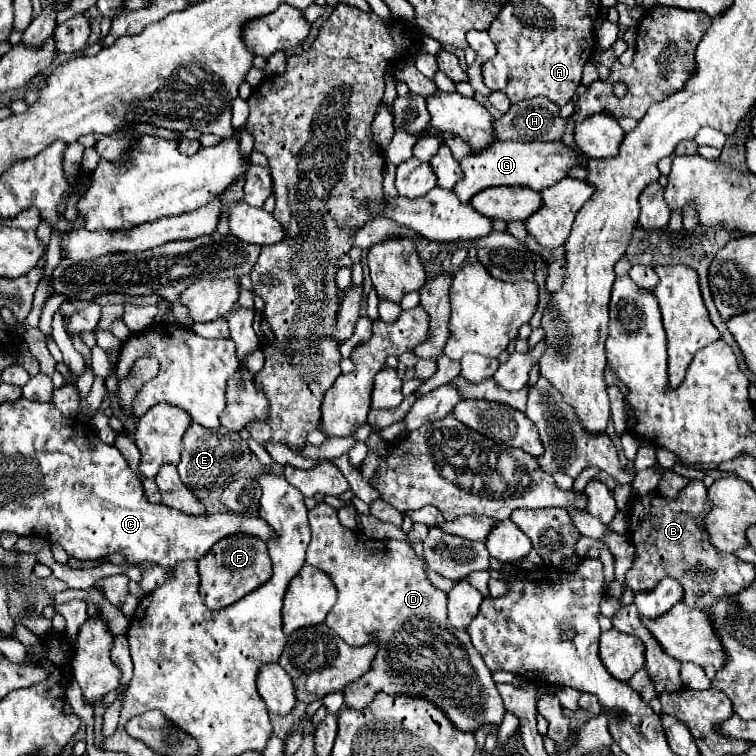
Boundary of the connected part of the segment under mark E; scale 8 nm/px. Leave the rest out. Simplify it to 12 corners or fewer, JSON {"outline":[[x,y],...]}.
{"outline":[[192,424],[178,474],[196,496],[224,488],[250,460],[236,432]]}

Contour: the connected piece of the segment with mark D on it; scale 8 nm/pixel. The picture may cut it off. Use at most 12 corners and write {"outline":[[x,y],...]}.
{"outline":[[310,510],[306,564],[338,588],[326,624],[378,638],[344,688],[416,694],[476,732],[506,710],[412,544]]}

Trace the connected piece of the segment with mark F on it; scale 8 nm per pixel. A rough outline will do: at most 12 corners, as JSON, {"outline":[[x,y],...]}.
{"outline":[[226,536],[202,560],[200,596],[226,608],[272,578],[264,540]]}

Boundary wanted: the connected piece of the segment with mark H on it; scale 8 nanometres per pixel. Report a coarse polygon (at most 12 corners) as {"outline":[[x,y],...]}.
{"outline":[[536,96],[494,122],[494,140],[554,142],[566,120]]}

